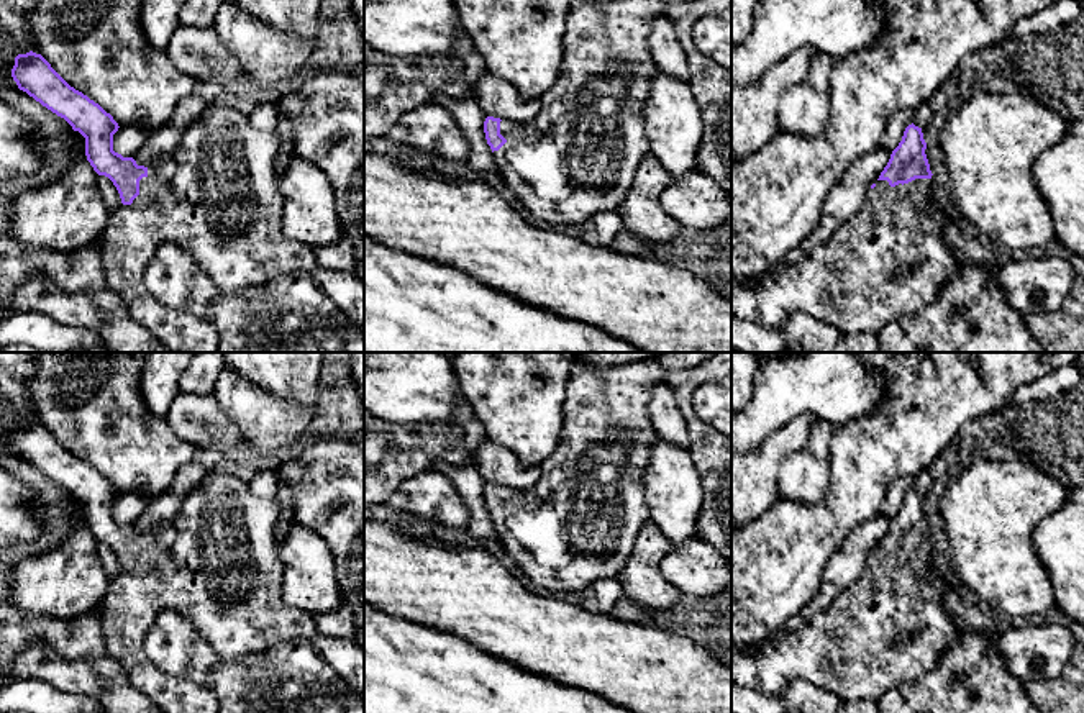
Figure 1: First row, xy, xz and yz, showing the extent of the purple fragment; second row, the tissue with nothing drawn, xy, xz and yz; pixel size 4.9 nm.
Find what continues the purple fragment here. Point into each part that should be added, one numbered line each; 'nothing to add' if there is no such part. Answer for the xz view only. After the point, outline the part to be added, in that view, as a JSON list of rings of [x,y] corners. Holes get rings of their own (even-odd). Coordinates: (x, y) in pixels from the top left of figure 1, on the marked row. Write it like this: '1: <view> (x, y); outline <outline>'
1: xz (578, 158); outline [[[571,0],[559,77],[541,97],[535,120],[500,121],[507,143],[492,152],[505,185],[530,215],[582,225],[623,205],[649,152],[643,110],[658,66],[648,38],[664,8],[664,0]]]

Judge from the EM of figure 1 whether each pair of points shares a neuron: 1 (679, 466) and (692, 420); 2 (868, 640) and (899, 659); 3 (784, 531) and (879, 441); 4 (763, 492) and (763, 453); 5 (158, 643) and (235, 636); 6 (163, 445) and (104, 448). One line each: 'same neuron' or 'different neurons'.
1: different neurons
2: same neuron
3: same neuron
4: same neuron
5: different neurons
6: same neuron

